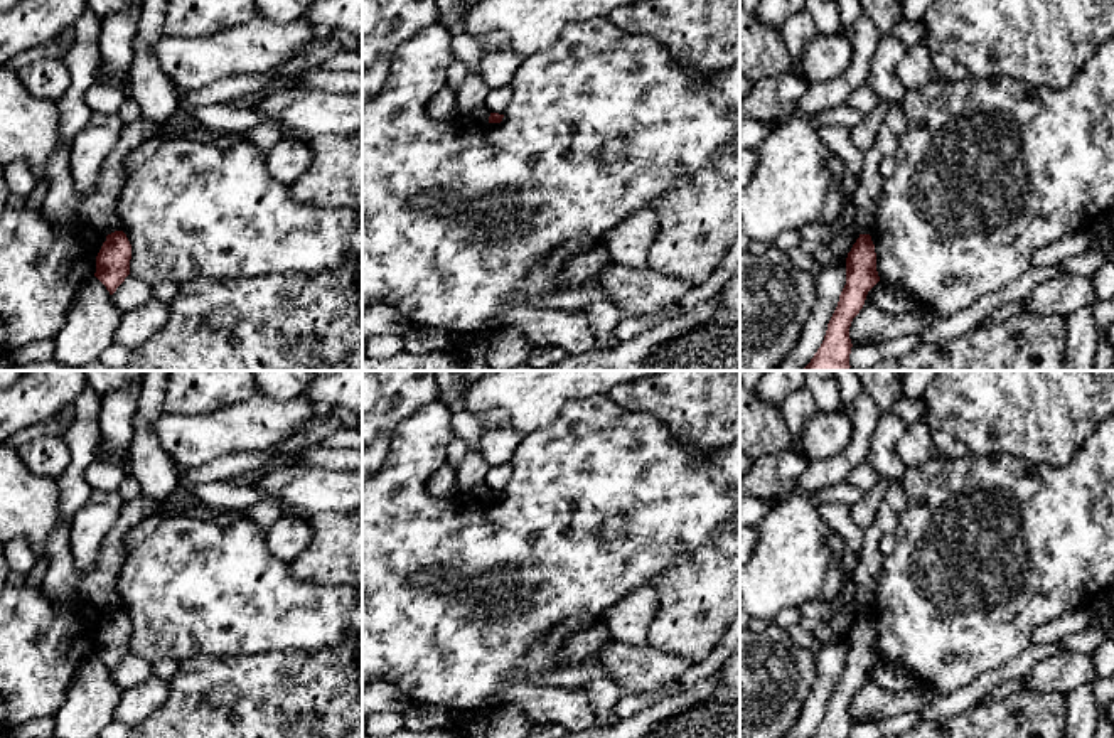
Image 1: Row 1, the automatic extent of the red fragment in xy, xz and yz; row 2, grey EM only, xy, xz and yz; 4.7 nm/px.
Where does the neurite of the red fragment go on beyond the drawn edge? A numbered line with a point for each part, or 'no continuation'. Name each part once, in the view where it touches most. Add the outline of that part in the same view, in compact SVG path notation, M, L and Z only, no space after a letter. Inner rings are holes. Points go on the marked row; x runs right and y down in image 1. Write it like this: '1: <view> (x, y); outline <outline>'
no continuation

